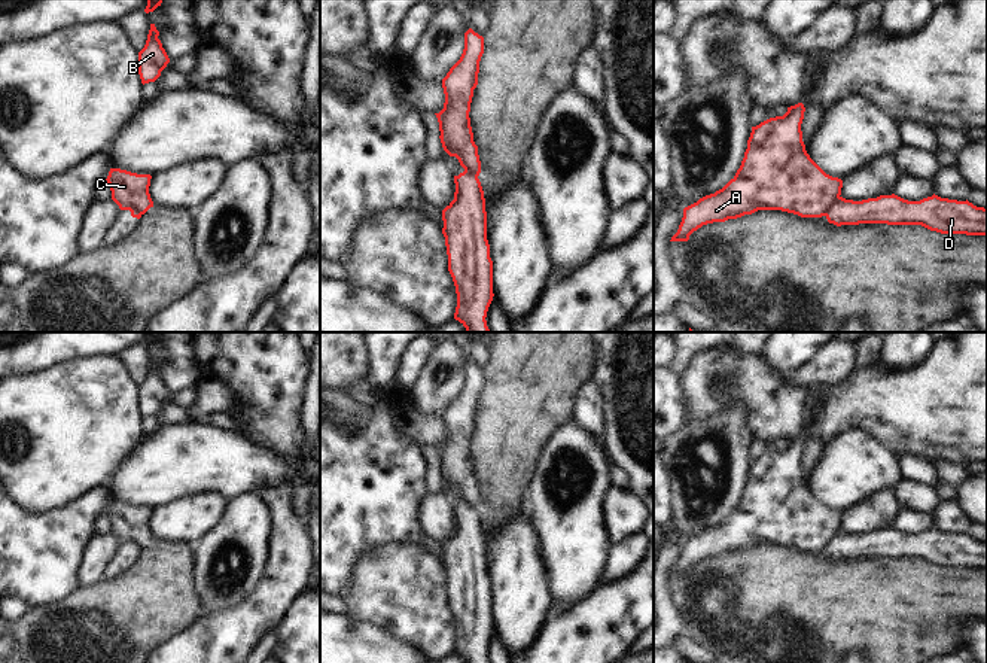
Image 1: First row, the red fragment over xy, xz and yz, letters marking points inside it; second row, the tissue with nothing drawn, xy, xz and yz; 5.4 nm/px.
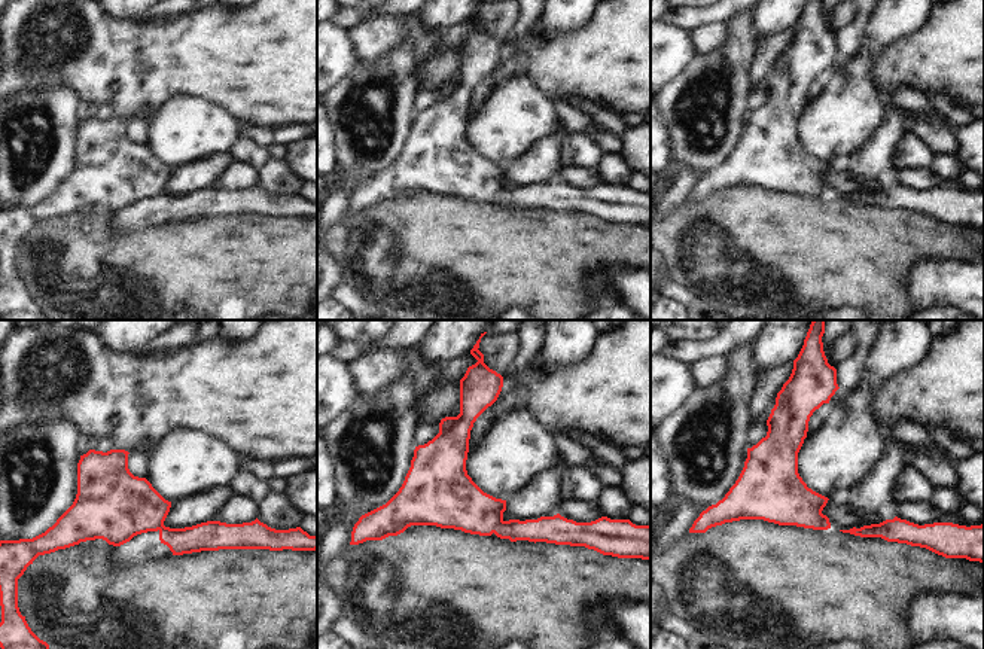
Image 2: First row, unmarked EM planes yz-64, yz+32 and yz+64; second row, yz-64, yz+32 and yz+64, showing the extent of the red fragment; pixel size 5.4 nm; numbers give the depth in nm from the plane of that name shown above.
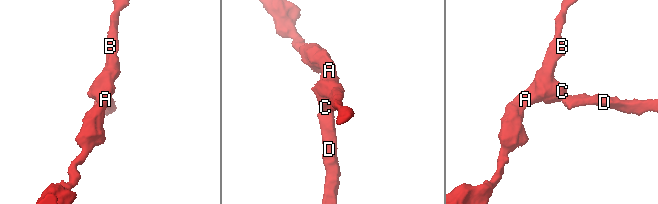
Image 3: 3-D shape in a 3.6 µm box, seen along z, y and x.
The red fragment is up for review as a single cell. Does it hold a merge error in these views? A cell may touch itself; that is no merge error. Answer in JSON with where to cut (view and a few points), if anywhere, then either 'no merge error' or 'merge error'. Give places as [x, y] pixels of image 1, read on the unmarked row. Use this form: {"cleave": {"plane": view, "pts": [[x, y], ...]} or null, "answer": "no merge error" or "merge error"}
{"cleave": {"plane": "yz", "pts": [[840, 531], [822, 549]]}, "answer": "merge error"}

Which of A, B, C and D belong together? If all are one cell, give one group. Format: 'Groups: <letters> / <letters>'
Groups: A B C / D.

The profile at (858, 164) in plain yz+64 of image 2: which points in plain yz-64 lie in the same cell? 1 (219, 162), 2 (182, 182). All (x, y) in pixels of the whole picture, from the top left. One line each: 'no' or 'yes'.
1: yes
2: yes

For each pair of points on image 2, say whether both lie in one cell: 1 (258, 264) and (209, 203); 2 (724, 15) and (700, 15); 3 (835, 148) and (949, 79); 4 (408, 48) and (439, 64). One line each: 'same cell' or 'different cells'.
1: different cells
2: same cell
3: different cells
4: different cells

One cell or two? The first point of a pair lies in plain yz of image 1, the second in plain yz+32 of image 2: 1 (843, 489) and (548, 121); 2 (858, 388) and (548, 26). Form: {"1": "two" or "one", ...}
{"1": "one", "2": "two"}

